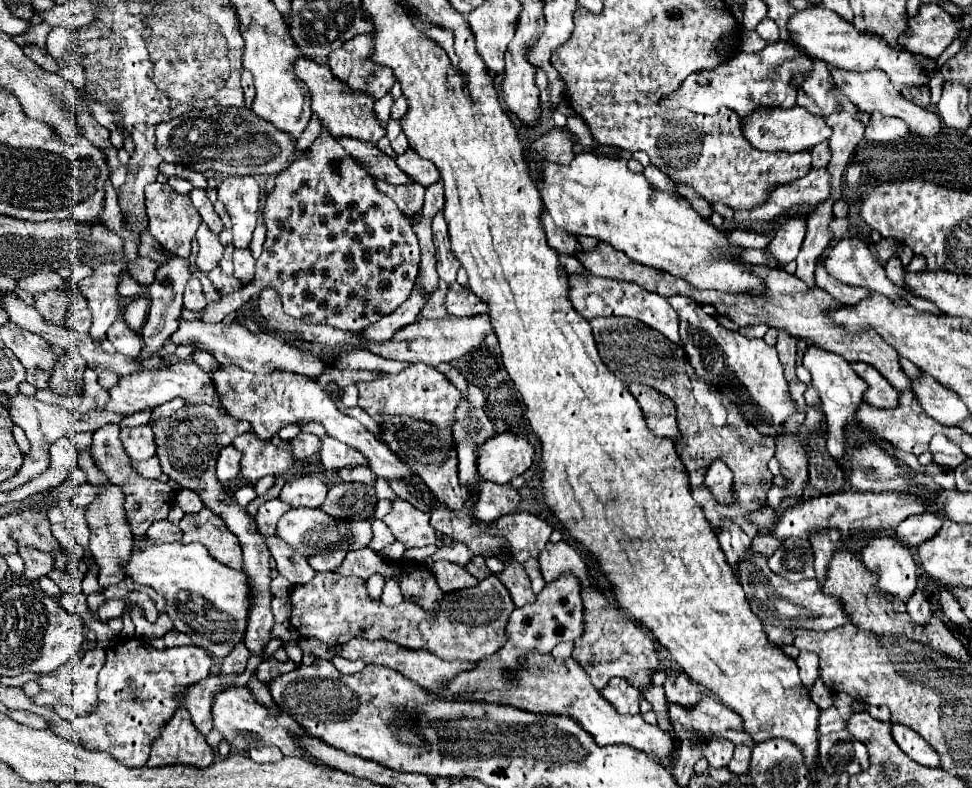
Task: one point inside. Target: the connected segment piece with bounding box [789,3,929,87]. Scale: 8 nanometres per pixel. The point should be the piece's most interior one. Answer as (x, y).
(823, 34)

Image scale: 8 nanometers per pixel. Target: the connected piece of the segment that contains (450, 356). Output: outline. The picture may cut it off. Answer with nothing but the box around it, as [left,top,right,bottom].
[365,315,491,367]

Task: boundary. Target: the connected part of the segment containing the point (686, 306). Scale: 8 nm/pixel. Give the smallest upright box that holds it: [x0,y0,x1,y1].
[669,297,797,441]

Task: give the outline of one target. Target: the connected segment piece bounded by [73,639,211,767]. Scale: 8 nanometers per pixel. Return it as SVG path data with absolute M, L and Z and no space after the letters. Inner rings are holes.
M125 639L107 649L107 659L99 671L97 709L73 721L81 743L89 751L105 751L127 767L143 767L149 759L151 741L159 727L179 707L175 693L205 679L211 671L211 657L205 649L187 645L157 651L147 641Z

